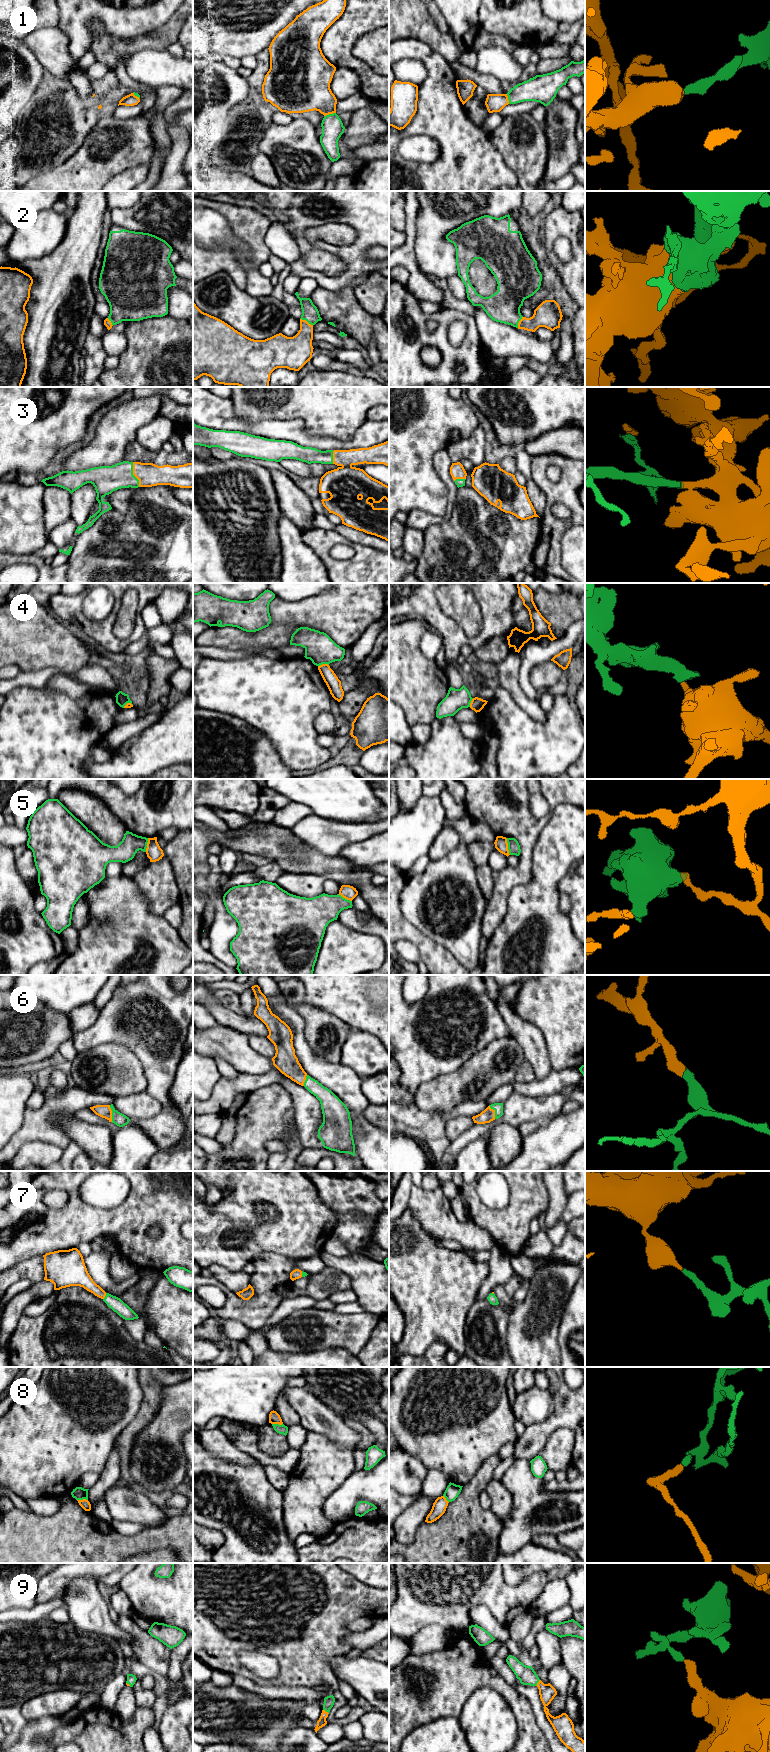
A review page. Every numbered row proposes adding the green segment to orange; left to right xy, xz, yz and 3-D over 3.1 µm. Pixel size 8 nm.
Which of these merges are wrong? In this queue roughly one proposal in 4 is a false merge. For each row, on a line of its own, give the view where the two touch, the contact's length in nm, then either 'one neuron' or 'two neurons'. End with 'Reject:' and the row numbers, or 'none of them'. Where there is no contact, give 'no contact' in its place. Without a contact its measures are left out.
1: xz | 100 nm | one neuron
2: xz | 120 nm | one neuron
3: xy | 200 nm | one neuron
4: xz | 90 nm | two neurons
5: yz | 140 nm | two neurons
6: xy | 140 nm | one neuron
7: xy | 60 nm | one neuron
8: xy | 90 nm | two neurons
9: yz | 70 nm | one neuron
Reject: 4, 5, 8

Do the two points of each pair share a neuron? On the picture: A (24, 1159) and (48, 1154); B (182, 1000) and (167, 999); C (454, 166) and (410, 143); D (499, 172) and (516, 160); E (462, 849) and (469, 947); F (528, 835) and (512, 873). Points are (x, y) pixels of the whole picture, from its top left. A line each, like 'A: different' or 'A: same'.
A: same
B: same
C: different
D: different
E: same
F: same

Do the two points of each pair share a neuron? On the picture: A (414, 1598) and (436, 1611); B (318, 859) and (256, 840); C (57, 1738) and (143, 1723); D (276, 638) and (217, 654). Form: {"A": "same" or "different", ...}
{"A": "same", "B": "same", "C": "same", "D": "different"}

